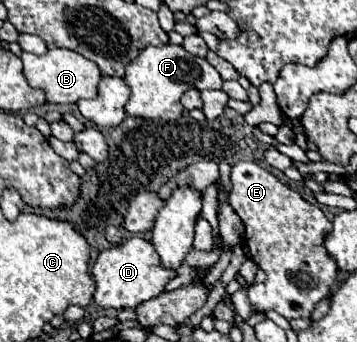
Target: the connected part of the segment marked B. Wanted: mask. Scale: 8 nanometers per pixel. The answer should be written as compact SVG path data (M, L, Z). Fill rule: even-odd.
M50 49L44 55L22 53L20 59L24 63L24 75L28 83L44 89L48 103L76 103L80 99L94 99L94 95L98 95L98 81L102 77L100 67L80 53L70 49Z

